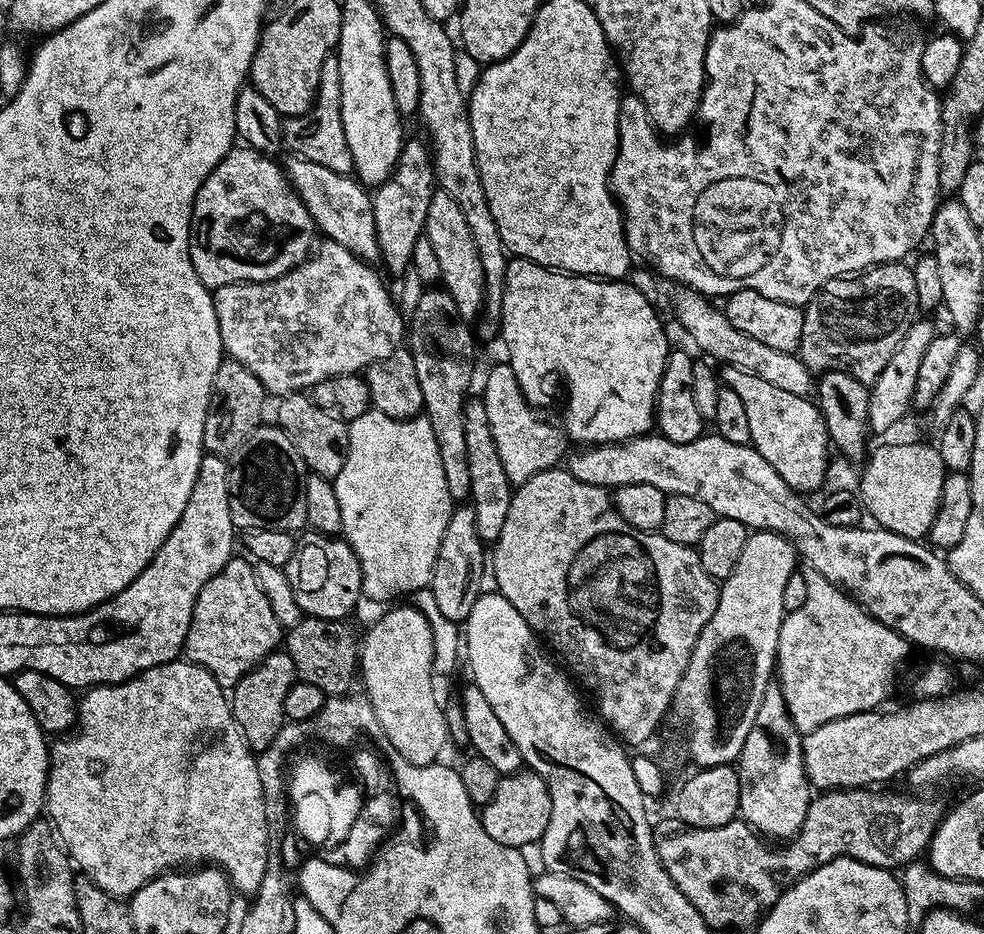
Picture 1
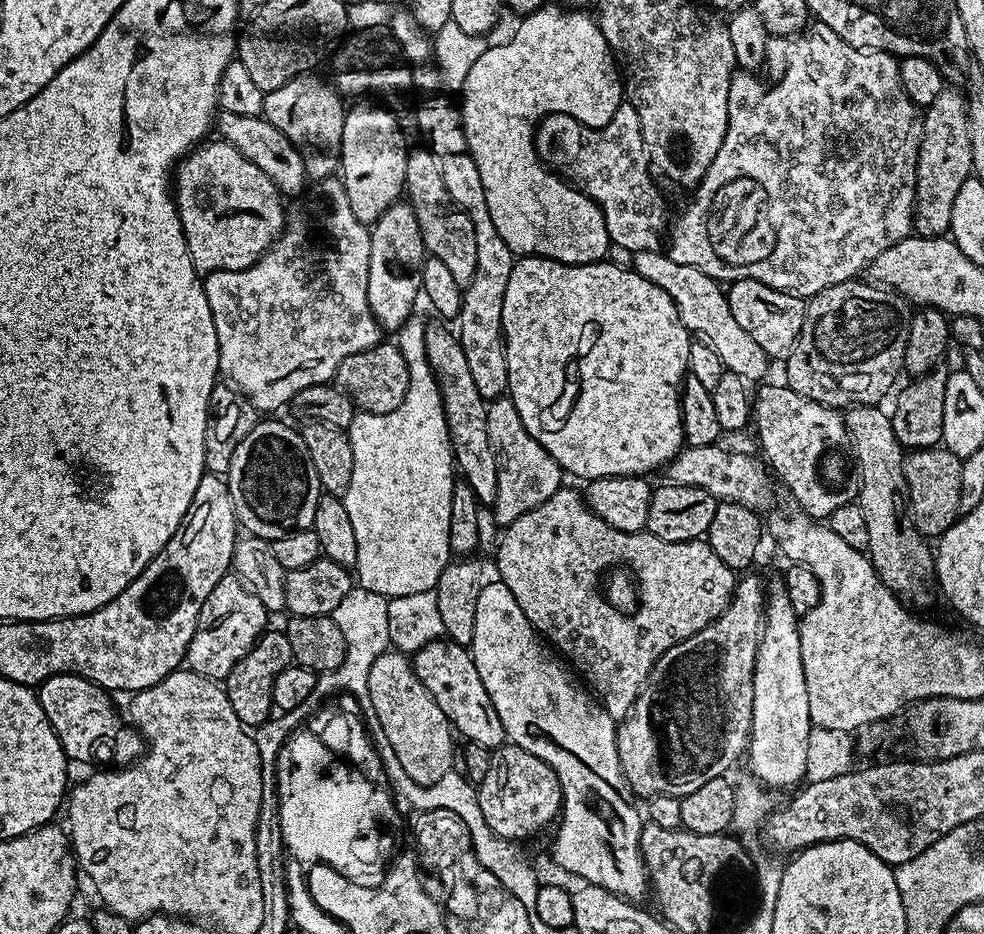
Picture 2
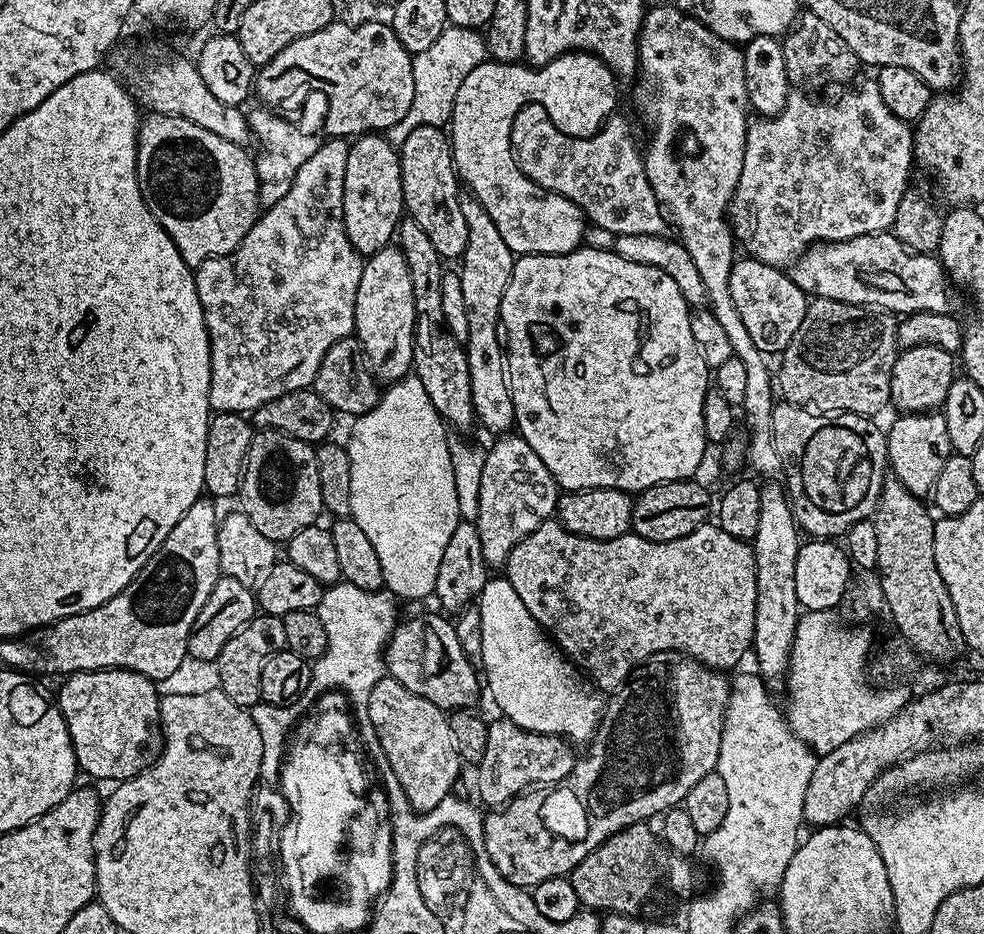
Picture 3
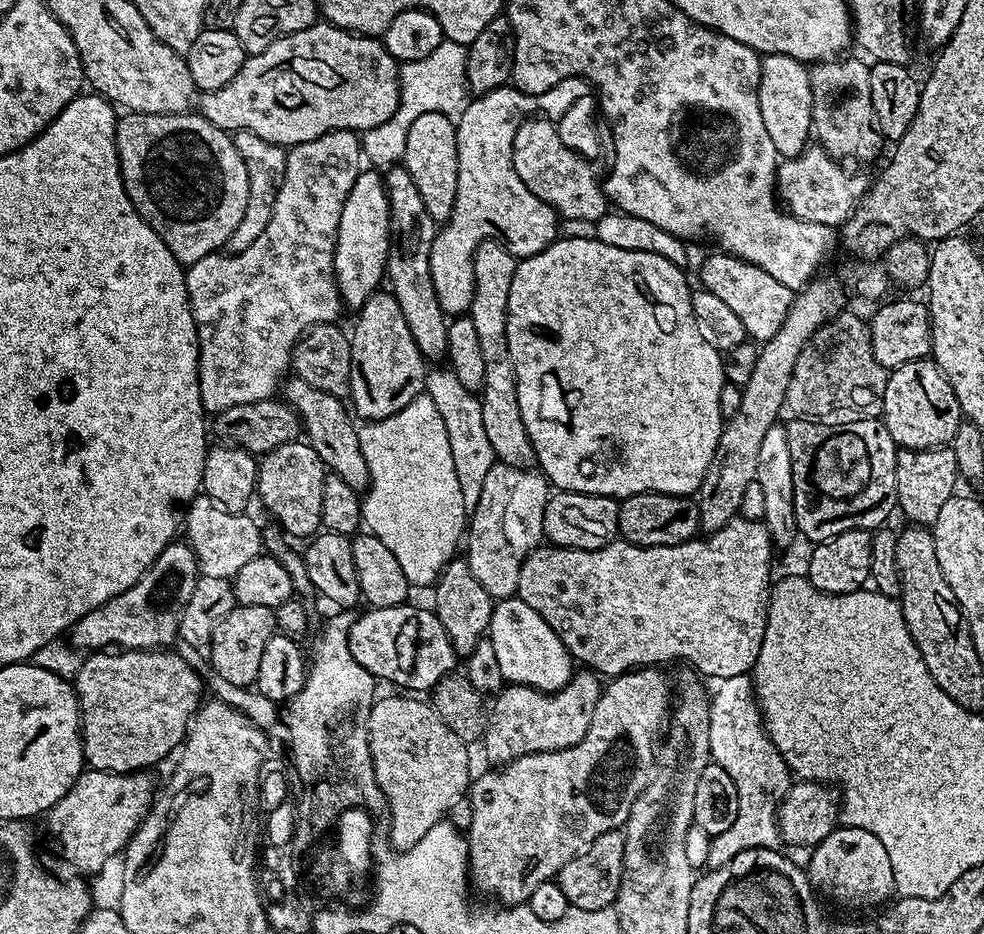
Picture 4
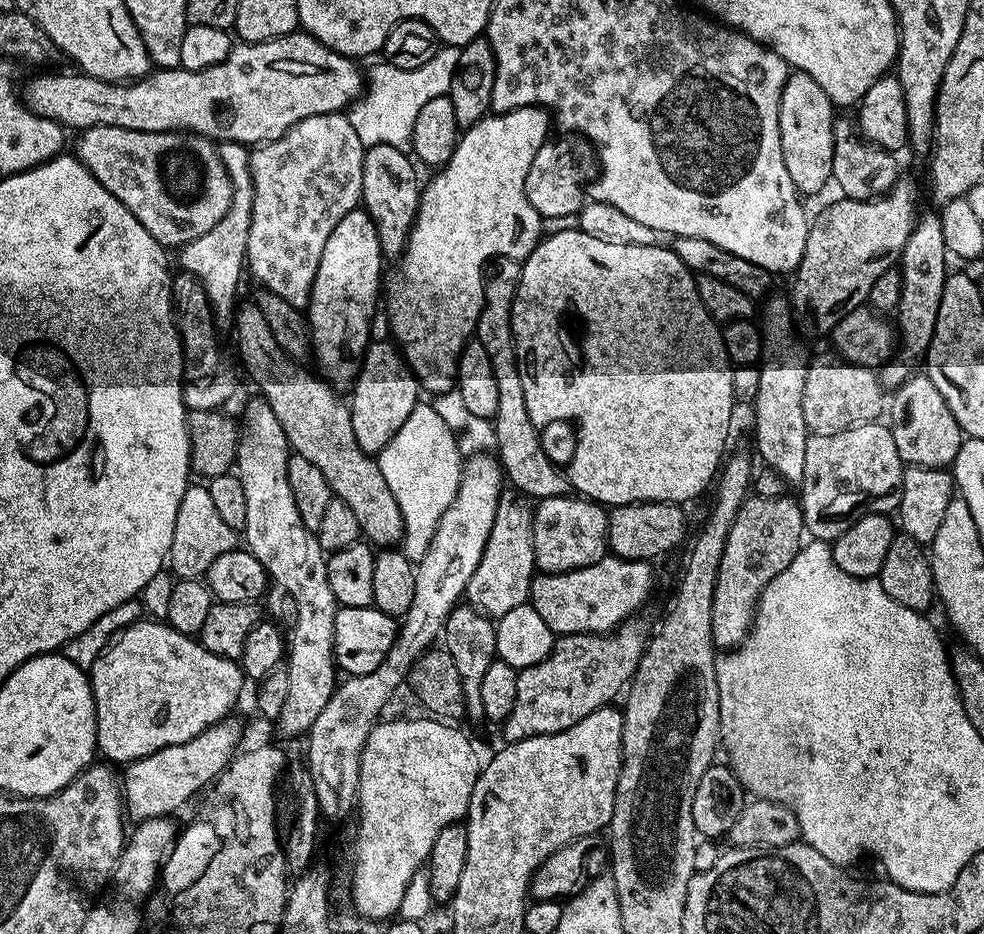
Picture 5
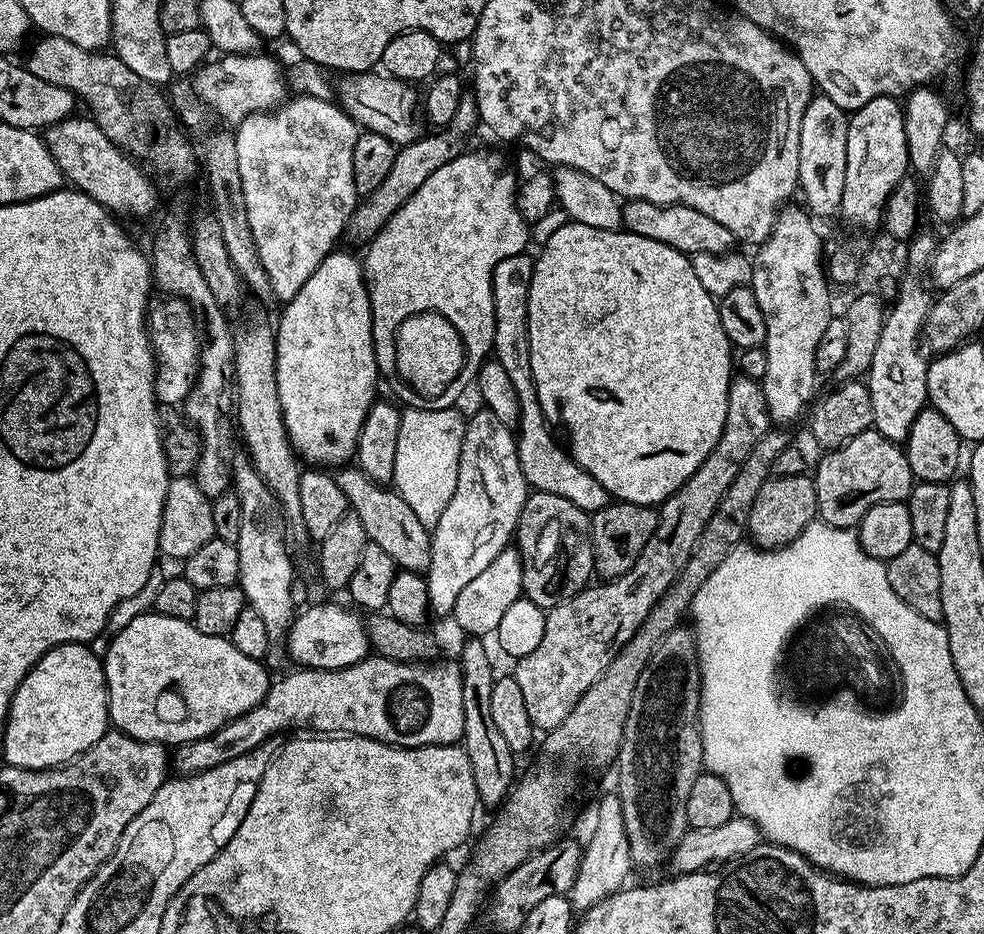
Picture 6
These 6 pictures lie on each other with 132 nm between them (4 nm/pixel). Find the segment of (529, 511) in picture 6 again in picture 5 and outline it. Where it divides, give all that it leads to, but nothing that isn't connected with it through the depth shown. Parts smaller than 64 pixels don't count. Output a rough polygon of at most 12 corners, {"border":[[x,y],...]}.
{"border":[[576,494],[532,513],[540,572],[608,552],[605,505]]}

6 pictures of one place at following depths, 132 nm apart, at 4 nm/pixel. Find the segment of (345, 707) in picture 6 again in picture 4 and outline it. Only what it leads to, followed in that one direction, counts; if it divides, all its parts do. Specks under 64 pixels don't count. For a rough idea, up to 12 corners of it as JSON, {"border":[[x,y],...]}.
{"border":[[88,768],[47,813],[60,852],[100,872],[152,807],[147,771]]}

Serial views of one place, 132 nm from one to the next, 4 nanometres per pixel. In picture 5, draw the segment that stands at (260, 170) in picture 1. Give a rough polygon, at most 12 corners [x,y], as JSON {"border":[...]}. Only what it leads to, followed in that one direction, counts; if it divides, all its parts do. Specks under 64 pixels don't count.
{"border":[[83,129],[74,155],[165,249],[230,210],[192,132]]}

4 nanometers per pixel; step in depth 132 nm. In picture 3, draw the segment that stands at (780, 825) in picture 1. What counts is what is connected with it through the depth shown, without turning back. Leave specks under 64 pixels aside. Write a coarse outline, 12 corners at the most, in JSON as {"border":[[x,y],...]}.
{"border":[[783,483],[760,489],[754,638],[759,676],[783,681],[802,615],[802,532]]}

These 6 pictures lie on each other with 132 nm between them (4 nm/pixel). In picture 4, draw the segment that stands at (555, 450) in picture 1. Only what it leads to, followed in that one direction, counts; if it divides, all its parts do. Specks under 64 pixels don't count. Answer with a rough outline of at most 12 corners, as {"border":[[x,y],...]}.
{"border":[[496,462],[466,524],[470,574],[516,596],[549,482]]}

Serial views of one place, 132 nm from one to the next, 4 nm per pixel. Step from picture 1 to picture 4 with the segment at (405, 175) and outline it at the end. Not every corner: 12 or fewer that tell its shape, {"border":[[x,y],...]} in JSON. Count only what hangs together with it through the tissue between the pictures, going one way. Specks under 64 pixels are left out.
{"border":[[391,291],[350,328],[350,404],[385,420],[425,391]]}

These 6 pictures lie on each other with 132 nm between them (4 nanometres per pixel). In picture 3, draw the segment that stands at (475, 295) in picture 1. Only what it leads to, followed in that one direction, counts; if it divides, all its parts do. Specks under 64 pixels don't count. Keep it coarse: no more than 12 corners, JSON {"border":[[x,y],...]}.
{"border":[[443,127],[398,148],[407,215],[441,260],[466,250],[462,184]]}

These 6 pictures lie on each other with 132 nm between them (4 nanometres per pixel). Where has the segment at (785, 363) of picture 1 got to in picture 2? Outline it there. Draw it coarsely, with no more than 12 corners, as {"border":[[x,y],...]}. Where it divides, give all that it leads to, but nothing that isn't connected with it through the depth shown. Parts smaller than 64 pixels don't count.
{"border":[[642,250],[632,271],[670,294],[693,337],[746,382],[770,357],[738,326],[721,281]]}

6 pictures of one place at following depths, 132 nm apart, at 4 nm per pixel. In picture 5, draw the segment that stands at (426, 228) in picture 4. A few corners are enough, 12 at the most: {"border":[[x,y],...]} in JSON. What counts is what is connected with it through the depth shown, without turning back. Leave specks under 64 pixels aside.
{"border":[[365,147],[362,207],[399,261],[422,180],[407,151]]}

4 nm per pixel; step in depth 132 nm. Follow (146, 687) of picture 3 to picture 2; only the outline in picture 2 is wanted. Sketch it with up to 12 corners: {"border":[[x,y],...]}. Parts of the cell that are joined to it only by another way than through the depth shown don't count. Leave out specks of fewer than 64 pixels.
{"border":[[71,674],[39,685],[69,761],[136,763],[144,737],[113,697]]}

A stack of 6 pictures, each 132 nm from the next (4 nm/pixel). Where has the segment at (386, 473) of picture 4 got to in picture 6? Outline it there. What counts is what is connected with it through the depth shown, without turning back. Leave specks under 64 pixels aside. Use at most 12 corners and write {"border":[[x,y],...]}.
{"border":[[405,407],[395,491],[433,529],[458,485],[465,417]]}

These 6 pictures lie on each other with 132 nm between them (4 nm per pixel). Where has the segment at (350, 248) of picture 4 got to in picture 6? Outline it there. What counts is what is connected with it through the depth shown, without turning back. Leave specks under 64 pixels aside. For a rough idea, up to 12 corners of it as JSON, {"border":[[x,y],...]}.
{"border":[[333,250],[275,325],[288,441],[356,455],[381,379],[361,257]]}

